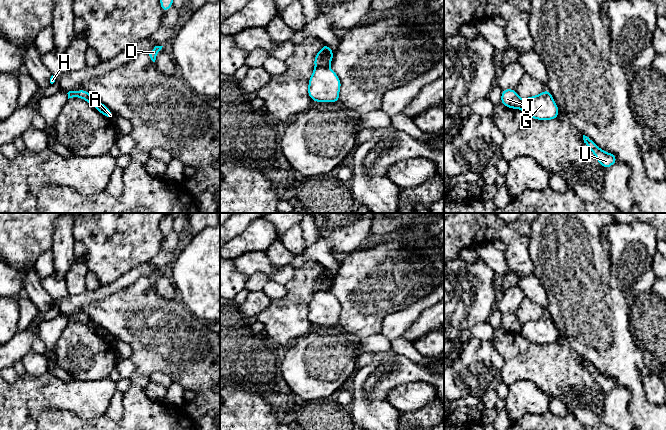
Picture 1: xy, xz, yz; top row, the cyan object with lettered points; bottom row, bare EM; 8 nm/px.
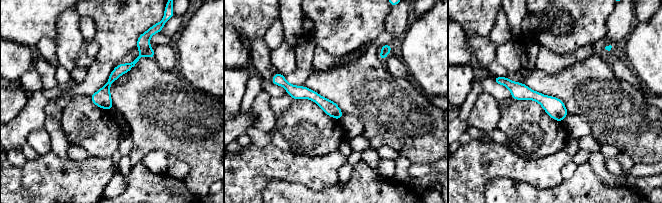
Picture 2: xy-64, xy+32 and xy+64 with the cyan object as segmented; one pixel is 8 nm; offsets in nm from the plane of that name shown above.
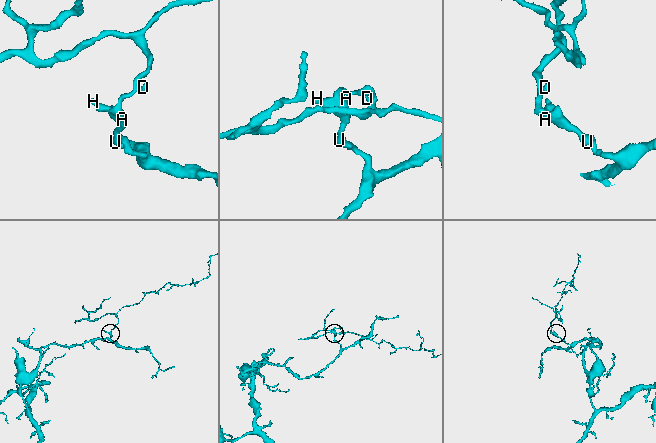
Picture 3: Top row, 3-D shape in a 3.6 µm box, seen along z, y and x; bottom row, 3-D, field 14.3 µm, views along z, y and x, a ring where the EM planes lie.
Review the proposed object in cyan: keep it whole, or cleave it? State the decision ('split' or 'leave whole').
split

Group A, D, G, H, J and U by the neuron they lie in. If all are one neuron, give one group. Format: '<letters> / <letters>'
A G H U / D J

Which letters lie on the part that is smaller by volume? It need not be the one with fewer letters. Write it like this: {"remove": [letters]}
{"remove": ["D", "J"]}

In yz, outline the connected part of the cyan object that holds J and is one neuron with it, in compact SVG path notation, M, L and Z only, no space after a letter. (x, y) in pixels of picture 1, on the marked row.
M515 89L502 90L501 102L508 108L521 109L522 99L516 93Z

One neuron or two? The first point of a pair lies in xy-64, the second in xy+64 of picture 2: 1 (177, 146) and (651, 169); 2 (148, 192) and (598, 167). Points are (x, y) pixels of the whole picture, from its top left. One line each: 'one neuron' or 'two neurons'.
1: two neurons
2: two neurons

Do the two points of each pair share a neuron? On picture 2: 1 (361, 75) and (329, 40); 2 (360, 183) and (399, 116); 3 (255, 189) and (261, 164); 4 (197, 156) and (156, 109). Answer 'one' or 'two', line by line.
1: two
2: two
3: one
4: one

